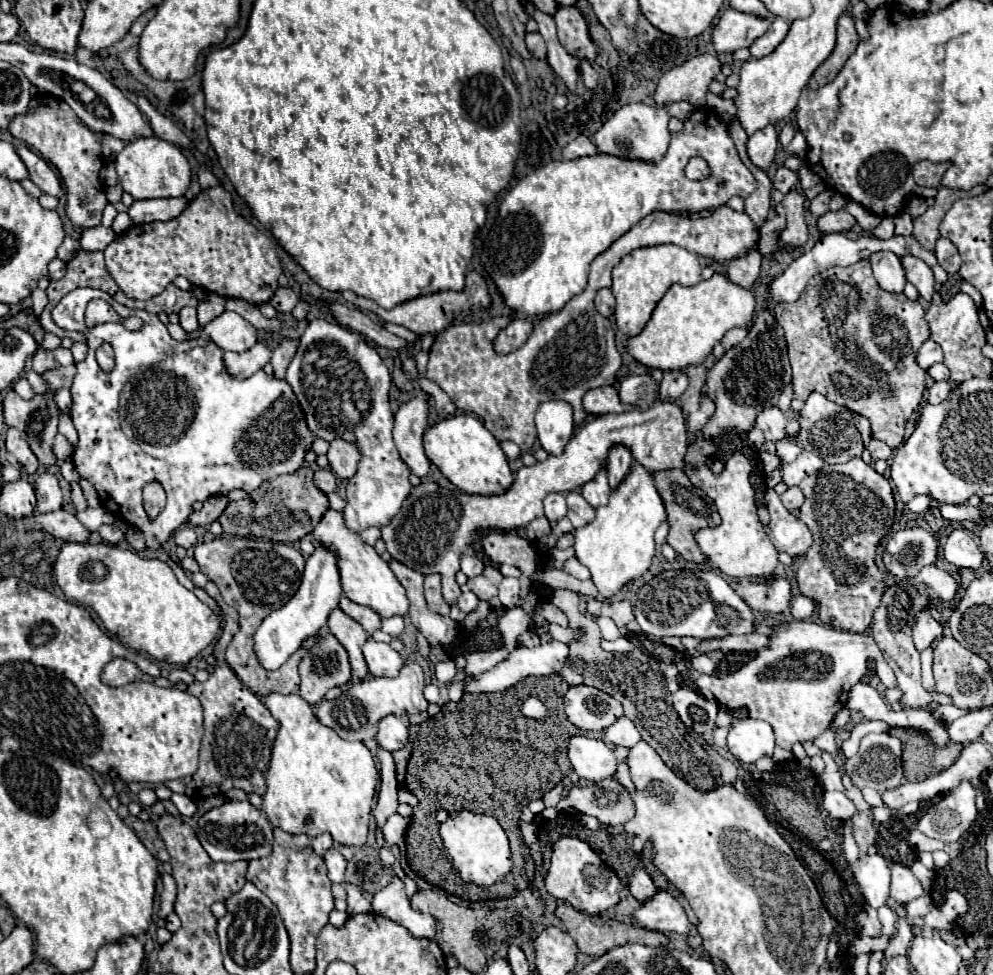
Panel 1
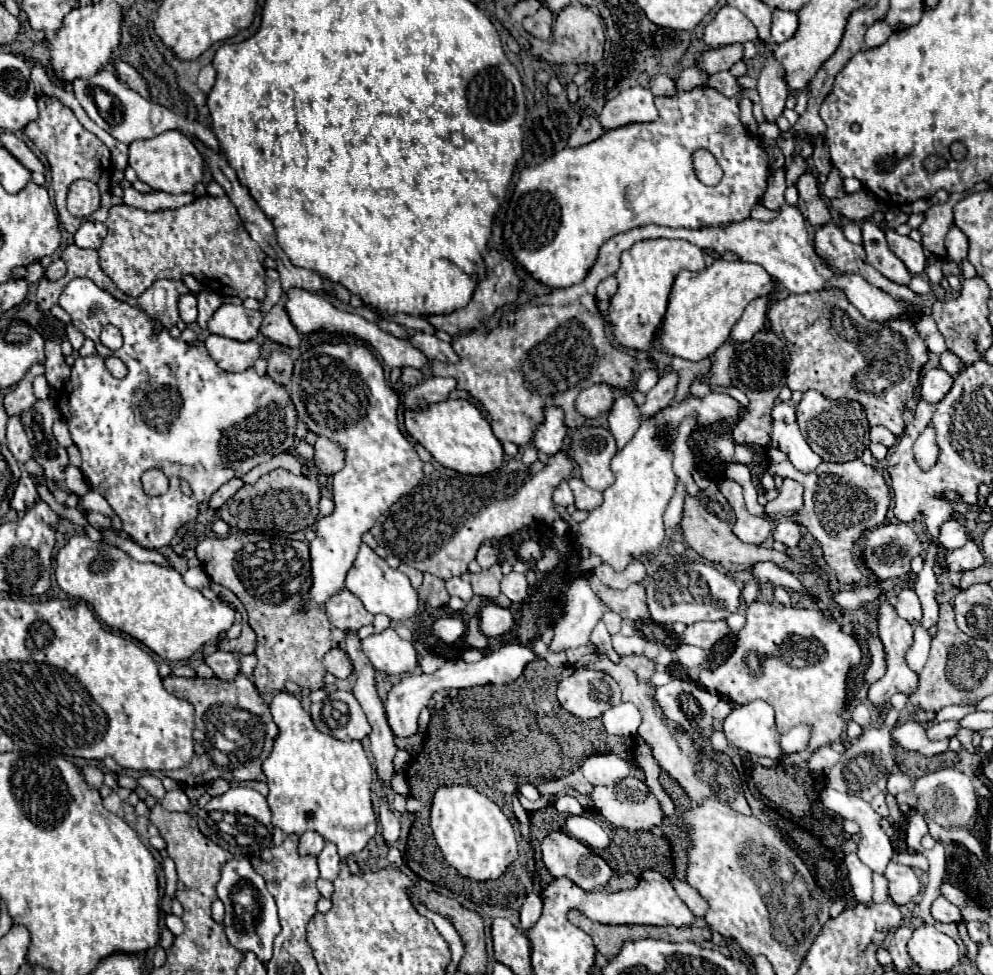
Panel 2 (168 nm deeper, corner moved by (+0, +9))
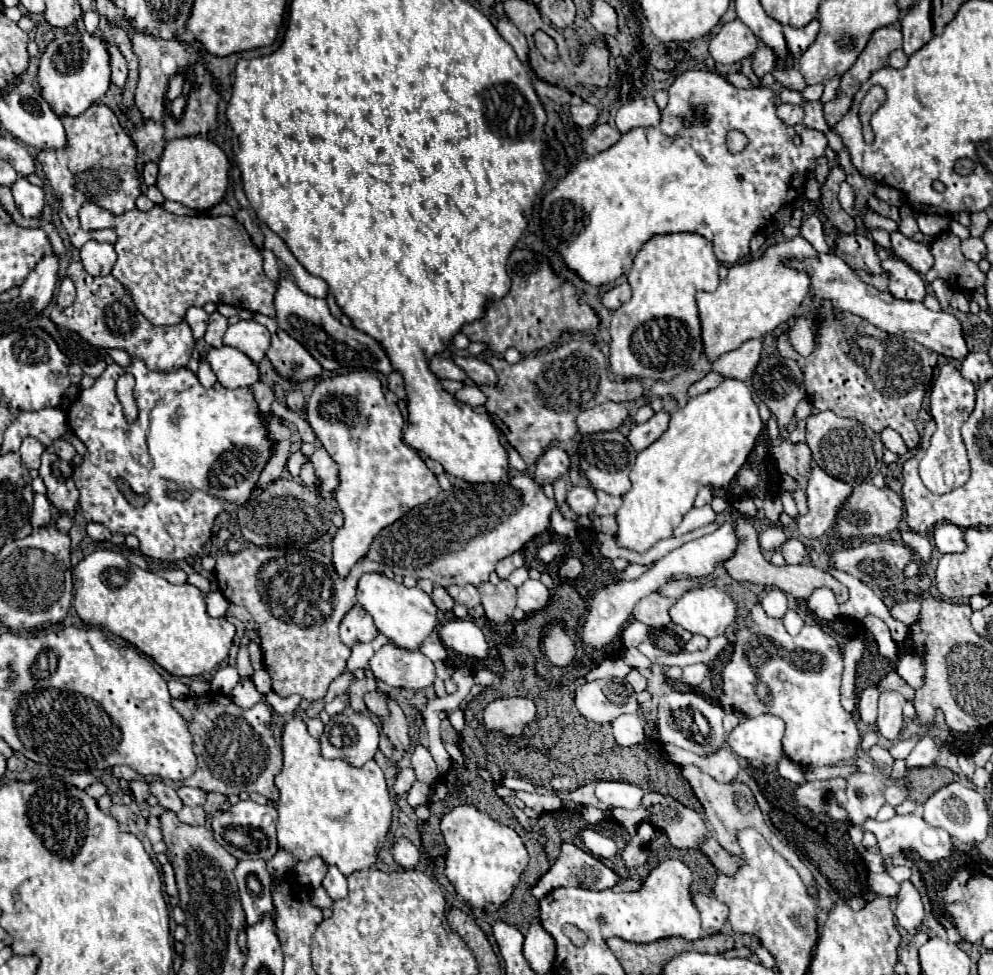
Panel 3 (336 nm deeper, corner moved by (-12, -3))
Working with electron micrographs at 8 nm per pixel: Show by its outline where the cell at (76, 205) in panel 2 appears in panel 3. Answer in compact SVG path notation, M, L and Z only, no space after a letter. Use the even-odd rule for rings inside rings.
M93 202L83 204L79 210L81 228L105 228L113 226L117 228L117 262L113 266L113 276L129 288L139 312L153 322L155 326L173 326L177 322L183 322L187 308L191 306L205 306L205 302L215 304L231 304L249 312L261 312L265 316L275 316L273 308L273 294L275 294L275 282L269 280L263 272L263 256L253 246L249 234L231 216L175 216L167 212L163 206L153 206L149 212L141 210L129 210L123 216L113 216L111 212L99 208Z

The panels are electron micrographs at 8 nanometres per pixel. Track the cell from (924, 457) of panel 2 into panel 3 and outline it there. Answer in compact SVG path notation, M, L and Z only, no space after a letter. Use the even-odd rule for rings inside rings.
M943 364L939 368L939 376L933 382L931 388L931 398L929 398L929 410L933 420L937 422L937 430L931 438L931 444L919 464L921 480L923 484L933 492L933 494L947 494L959 486L963 486L969 480L969 458L965 450L965 442L961 438L961 426L969 418L975 406L975 386L973 382L965 380L963 374L951 364Z

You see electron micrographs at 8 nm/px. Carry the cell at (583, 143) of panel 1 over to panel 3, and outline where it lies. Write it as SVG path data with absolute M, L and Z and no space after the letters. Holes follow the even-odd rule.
M597 124L593 128L593 132L589 134L589 138L585 140L585 152L589 156L595 156L603 150L607 150L609 146L613 146L617 140L621 138L621 132L609 124Z

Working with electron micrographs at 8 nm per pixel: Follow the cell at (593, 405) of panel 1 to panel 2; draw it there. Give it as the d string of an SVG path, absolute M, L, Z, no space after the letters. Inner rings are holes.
M593 384L593 386L585 388L583 392L579 392L575 408L585 418L599 418L601 414L605 414L611 408L613 400L615 400L615 394L613 394L611 386Z

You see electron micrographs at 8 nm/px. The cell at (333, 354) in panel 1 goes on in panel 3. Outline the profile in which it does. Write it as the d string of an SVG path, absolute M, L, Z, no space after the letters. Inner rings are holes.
M349 372L347 376L333 376L321 380L307 402L307 420L317 440L339 466L339 486L335 490L335 502L343 512L345 524L337 530L331 544L335 570L339 576L347 576L351 566L365 556L369 544L385 526L393 524L411 508L439 494L439 482L435 474L425 466L419 452L403 442L403 416L397 404L389 404L385 400L383 386L371 372Z

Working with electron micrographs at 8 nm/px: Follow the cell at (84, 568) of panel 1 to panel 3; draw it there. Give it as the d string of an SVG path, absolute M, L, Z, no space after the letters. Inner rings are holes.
M95 550L73 572L73 606L89 626L99 626L151 656L173 676L201 676L217 668L229 652L235 626L225 618L211 618L199 588L175 586L165 578L145 572L115 550Z

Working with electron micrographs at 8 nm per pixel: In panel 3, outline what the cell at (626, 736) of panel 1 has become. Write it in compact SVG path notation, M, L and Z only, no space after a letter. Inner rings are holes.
M623 714L611 726L613 726L613 736L619 746L635 746L645 740L643 720L637 714Z

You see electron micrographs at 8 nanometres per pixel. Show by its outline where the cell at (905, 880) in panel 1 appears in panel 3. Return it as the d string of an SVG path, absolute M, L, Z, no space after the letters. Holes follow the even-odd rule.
M903 882L897 894L897 908L895 908L897 924L905 930L915 930L923 920L923 902L917 888L911 882Z

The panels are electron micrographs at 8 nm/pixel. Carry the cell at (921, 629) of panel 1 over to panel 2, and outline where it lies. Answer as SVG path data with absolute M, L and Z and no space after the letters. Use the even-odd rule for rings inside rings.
M903 588L897 594L897 602L895 602L895 610L901 618L905 618L913 628L917 628L923 620L923 608L919 602L919 596L915 594L913 588Z

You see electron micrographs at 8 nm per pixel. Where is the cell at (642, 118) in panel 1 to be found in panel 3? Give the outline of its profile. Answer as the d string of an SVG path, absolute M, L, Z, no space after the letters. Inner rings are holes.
M651 96L631 100L631 104L623 104L615 116L615 124L621 134L629 132L637 126L657 126L659 124L659 108Z

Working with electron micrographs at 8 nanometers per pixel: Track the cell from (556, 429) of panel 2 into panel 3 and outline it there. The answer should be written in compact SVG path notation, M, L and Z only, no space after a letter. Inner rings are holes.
M549 448L535 464L535 482L539 486L553 484L557 478L567 476L569 472L569 456L561 448Z

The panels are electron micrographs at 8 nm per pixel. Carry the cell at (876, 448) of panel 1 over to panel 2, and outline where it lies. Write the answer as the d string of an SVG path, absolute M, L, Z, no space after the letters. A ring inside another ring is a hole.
M873 426L871 428L871 442L879 442L879 444L891 448L895 444L895 440L897 438L887 428L883 428L883 426Z

